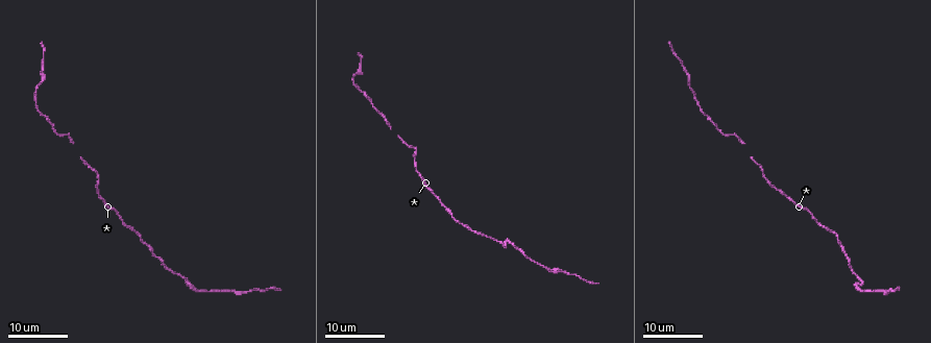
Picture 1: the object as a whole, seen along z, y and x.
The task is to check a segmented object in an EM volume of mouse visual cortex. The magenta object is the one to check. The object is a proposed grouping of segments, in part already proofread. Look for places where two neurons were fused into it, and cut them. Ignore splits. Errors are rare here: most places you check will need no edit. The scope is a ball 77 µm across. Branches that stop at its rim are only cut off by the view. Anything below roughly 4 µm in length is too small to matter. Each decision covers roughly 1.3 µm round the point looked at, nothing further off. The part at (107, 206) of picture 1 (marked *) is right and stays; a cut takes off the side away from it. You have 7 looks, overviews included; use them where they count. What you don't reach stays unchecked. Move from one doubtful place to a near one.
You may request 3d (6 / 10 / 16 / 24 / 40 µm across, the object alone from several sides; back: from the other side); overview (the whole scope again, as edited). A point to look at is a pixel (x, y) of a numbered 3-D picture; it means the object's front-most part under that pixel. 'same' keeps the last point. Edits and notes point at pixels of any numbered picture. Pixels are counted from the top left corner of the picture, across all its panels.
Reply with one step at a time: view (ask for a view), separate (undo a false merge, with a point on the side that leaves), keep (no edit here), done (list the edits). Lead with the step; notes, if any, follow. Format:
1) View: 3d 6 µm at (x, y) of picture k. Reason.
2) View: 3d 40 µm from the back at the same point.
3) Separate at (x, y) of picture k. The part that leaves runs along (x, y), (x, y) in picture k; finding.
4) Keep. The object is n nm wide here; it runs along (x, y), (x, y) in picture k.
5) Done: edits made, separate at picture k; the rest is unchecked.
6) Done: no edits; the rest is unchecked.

View: 3d 16 µm at (445, 205) of picture 1. Calibre changes.

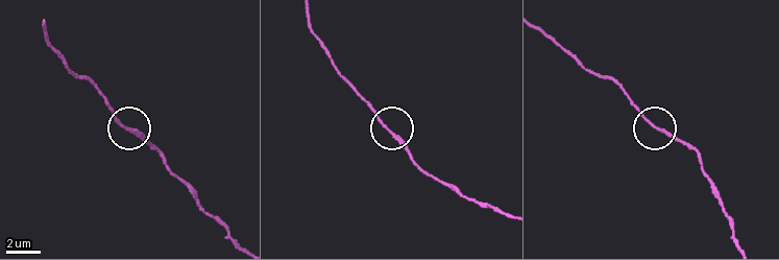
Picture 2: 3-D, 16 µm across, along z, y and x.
View: 3d 10 µm at (653, 125) of picture 2.

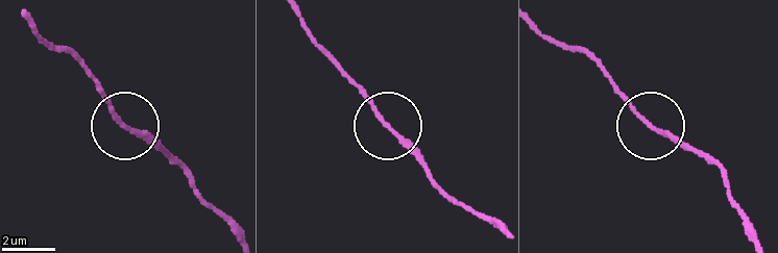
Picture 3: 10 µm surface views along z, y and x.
Keep. It runs along (307, 29), (433, 179) in picture 3; all the same neuron.

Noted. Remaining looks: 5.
View: 3d 24 µm at (852, 269) of picture 1. Thick turns thin.

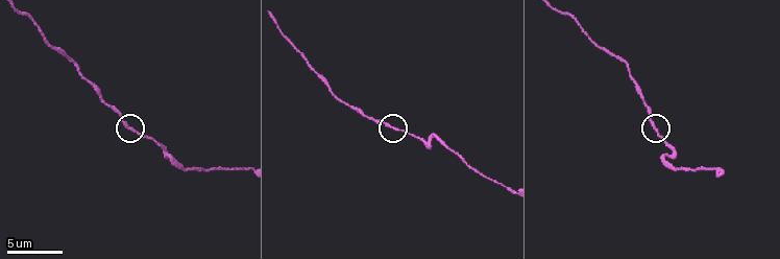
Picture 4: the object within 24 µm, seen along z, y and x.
View: 3d 10 µm at (652, 124) of picture 4. Zoom in.

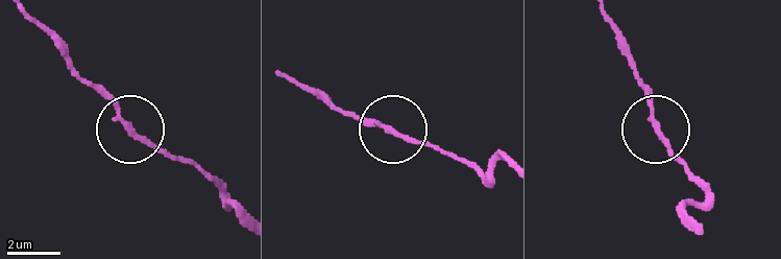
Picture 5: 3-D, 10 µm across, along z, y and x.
Keep. It runs along (604, 16), (638, 76), (658, 135), (678, 162) in picture 5; one neuron here.

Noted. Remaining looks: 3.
View: 3d 6 µm at (179, 162) of picture 4. Calibre changes.

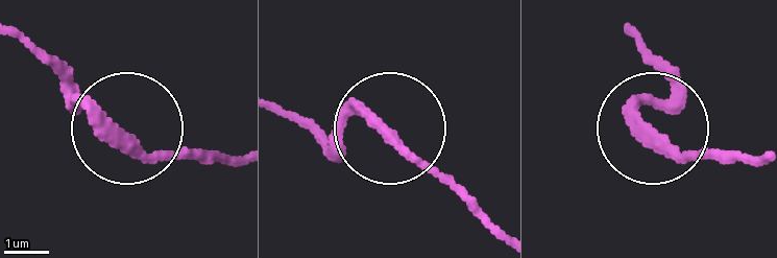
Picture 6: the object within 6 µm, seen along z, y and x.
View: 3d 6 µm from the back at (652, 133) of picture 6.

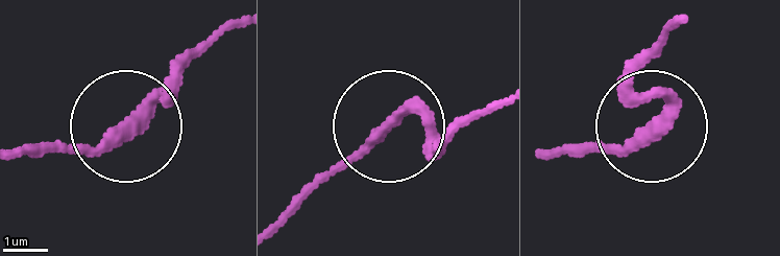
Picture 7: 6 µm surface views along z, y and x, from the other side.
Keep. It runs along (229, 22), (128, 128), (31, 142) in picture 7; continuous, no second neuron.

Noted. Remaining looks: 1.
Done: no edits; the rest is unchecked.

